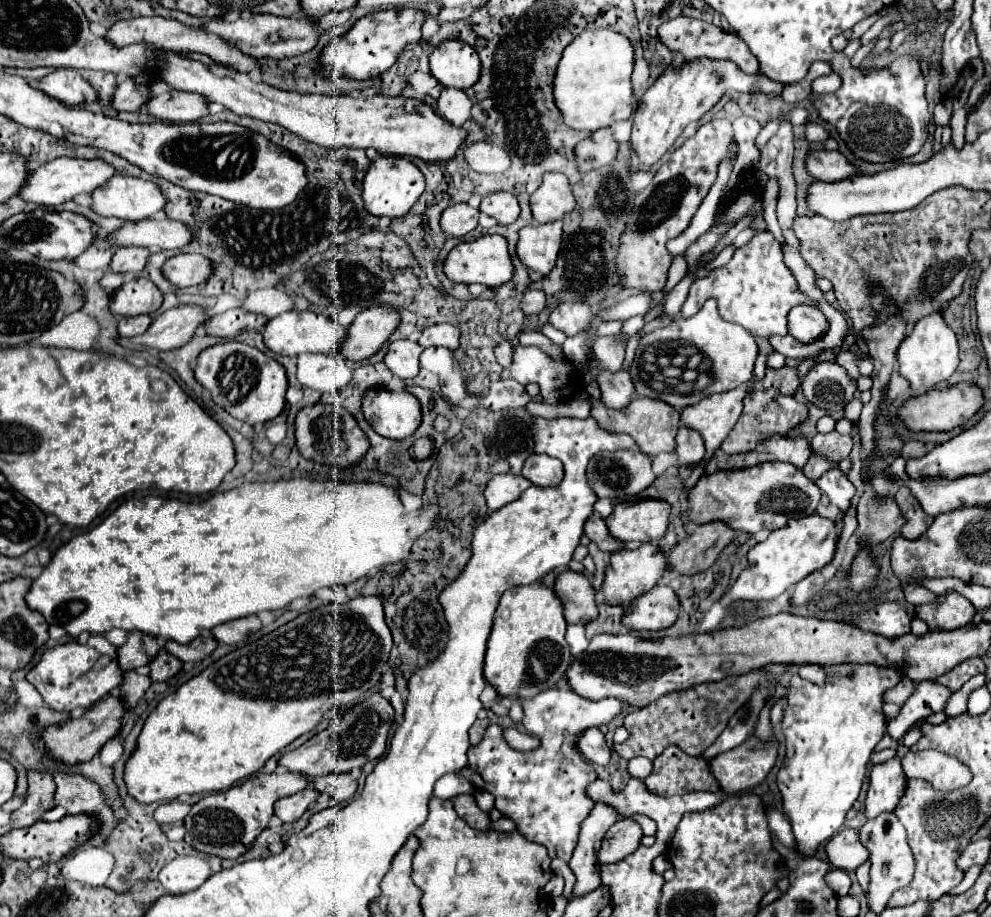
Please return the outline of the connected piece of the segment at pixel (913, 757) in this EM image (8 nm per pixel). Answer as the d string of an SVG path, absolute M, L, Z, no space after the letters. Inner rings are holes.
M908 751L902 757L902 767L906 777L926 779L934 791L950 793L962 789L970 783L972 771L964 767L962 761L940 751Z

